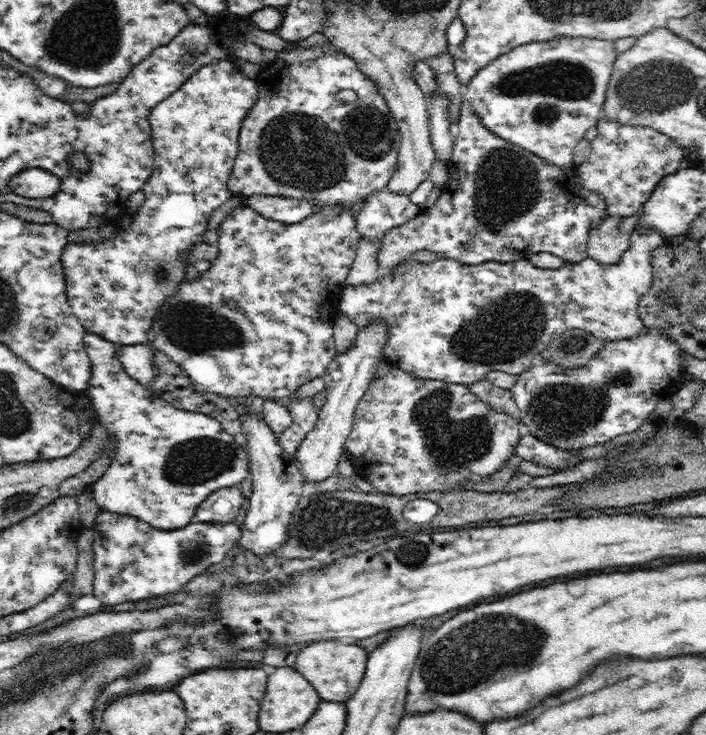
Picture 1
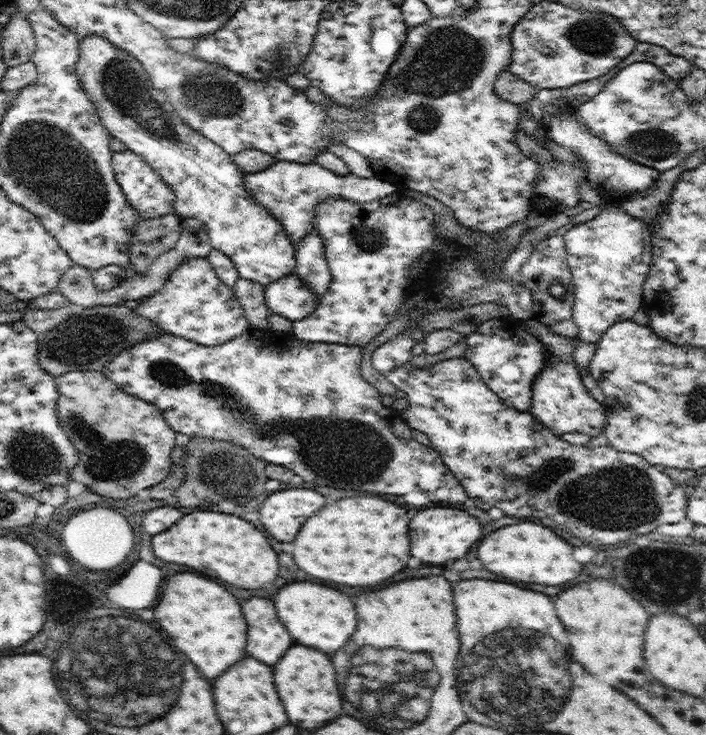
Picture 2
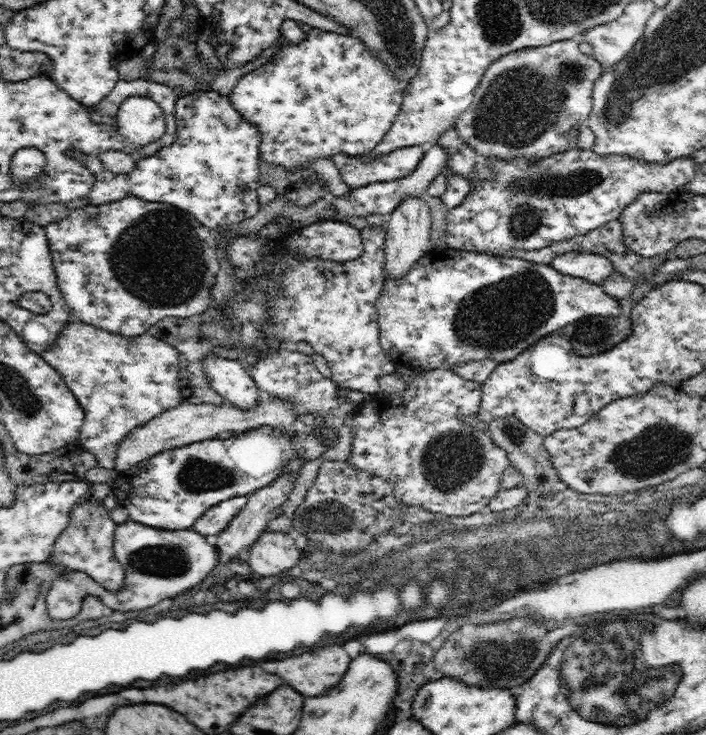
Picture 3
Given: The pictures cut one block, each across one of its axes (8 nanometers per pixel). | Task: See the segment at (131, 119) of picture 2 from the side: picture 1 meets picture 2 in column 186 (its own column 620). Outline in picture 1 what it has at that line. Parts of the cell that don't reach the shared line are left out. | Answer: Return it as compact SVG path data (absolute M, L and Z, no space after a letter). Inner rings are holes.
M602 112L596 124L598 129L596 138L591 141L589 158L577 166L580 185L586 190L597 192L606 202L606 211L610 216L630 217L638 213L650 198L653 190L665 180L666 176L674 175L681 169L685 159L682 147L669 136L646 126L630 126L608 120Z

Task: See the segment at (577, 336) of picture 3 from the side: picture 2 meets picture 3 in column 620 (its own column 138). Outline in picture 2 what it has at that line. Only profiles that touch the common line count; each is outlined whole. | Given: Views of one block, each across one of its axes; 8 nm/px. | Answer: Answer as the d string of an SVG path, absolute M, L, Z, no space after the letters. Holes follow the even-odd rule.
M121 303L112 305L98 305L84 307L79 314L71 314L64 322L39 335L37 359L39 365L52 376L60 376L72 371L102 371L107 362L110 362L122 351L128 350L136 343L154 339L164 333L151 320L136 313L136 310L126 307Z

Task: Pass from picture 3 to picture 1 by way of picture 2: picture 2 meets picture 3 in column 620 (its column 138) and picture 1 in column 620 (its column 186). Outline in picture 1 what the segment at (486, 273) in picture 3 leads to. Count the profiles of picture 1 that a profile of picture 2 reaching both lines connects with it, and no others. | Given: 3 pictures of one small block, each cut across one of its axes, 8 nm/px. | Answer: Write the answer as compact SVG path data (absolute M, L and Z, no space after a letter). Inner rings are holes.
M634 228L630 236L630 248L621 256L621 259L613 265L600 265L598 261L588 257L577 263L568 263L557 269L538 268L529 259L517 260L509 263L499 263L488 261L485 263L462 264L458 260L446 259L441 257L429 263L422 263L408 258L398 264L386 277L380 277L373 284L347 285L339 294L338 308L341 313L348 315L348 318L358 326L358 330L368 326L374 321L384 321L386 325L386 346L382 348L383 358L392 367L398 367L418 378L428 378L434 380L444 380L452 384L471 385L485 378L490 371L508 372L508 374L522 374L530 366L538 361L541 352L563 332L572 328L582 328L586 332L592 333L596 338L604 341L614 341L622 338L634 338L638 334L645 332L646 326L638 315L638 304L646 292L653 284L652 272L652 250L667 243L668 240L662 238L656 231L649 228Z

